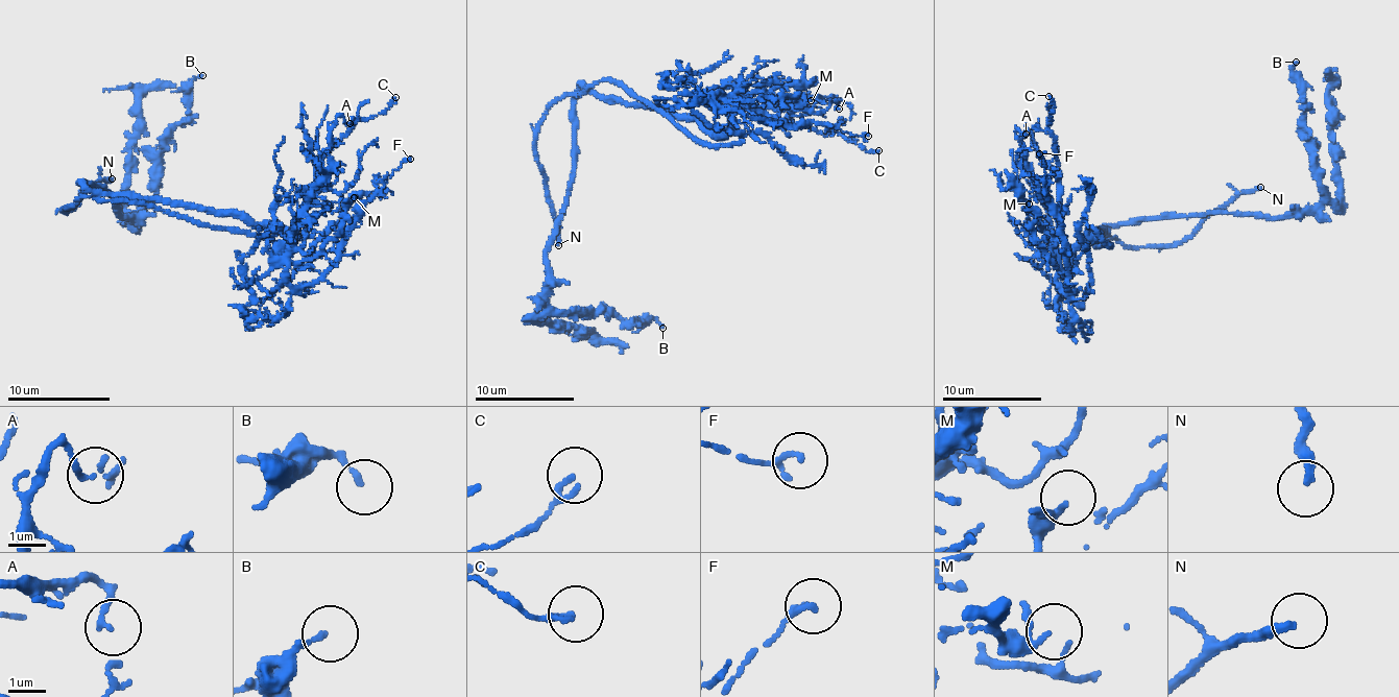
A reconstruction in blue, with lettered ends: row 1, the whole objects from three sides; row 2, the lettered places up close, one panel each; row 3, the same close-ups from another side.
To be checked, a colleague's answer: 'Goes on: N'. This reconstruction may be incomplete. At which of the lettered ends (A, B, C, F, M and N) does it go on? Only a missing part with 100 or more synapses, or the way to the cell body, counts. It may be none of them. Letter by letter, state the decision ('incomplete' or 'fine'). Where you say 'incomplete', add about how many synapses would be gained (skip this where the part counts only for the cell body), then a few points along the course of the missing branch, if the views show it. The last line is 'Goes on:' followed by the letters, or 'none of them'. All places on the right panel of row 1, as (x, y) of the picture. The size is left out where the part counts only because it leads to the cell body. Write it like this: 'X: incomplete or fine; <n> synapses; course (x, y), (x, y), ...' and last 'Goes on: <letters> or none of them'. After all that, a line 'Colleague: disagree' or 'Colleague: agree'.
A: fine
B: fine
C: fine
F: fine
M: fine
N: incomplete
Goes on: N
Colleague: agree

